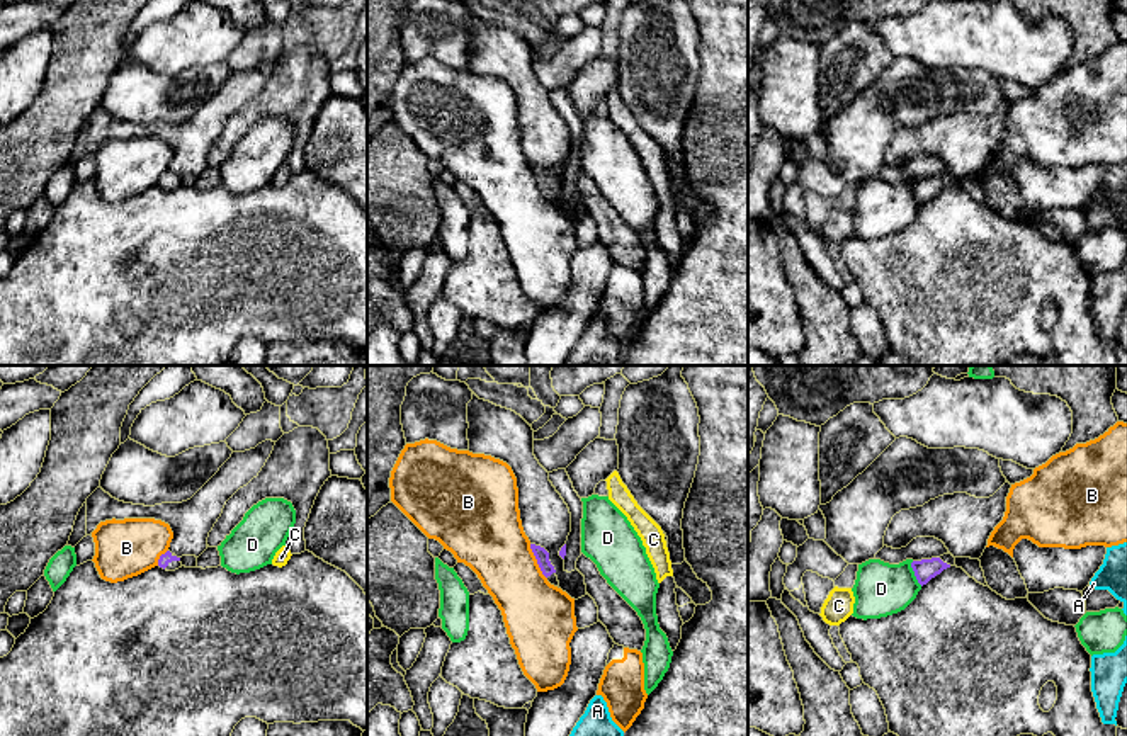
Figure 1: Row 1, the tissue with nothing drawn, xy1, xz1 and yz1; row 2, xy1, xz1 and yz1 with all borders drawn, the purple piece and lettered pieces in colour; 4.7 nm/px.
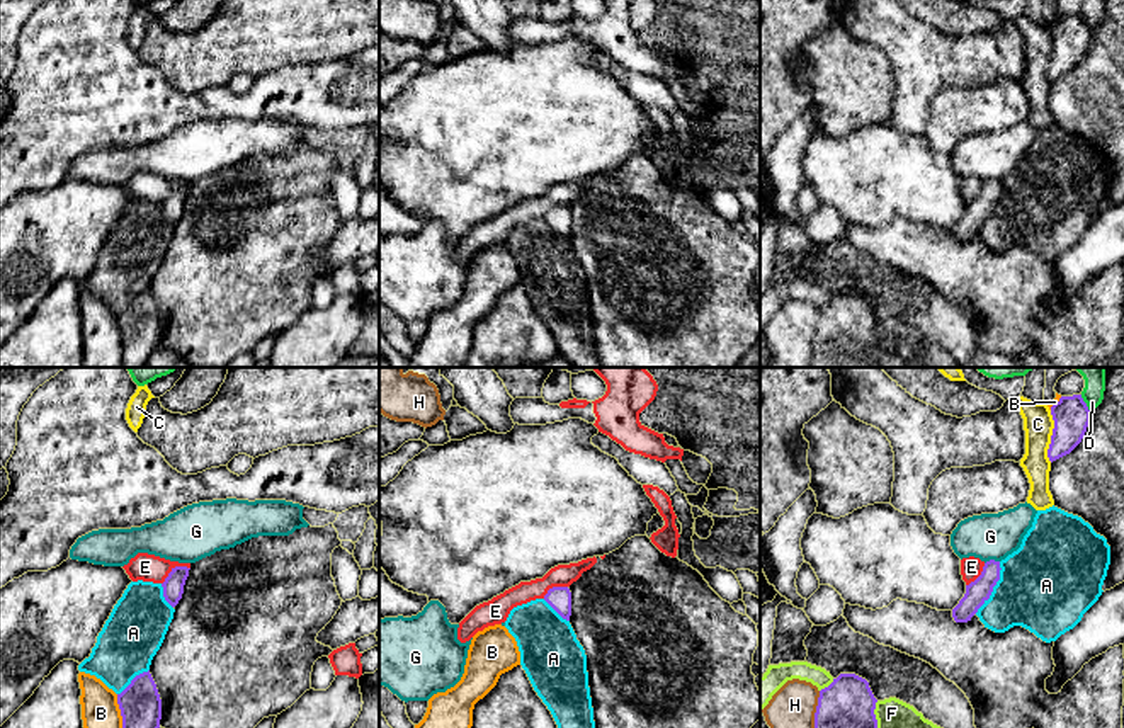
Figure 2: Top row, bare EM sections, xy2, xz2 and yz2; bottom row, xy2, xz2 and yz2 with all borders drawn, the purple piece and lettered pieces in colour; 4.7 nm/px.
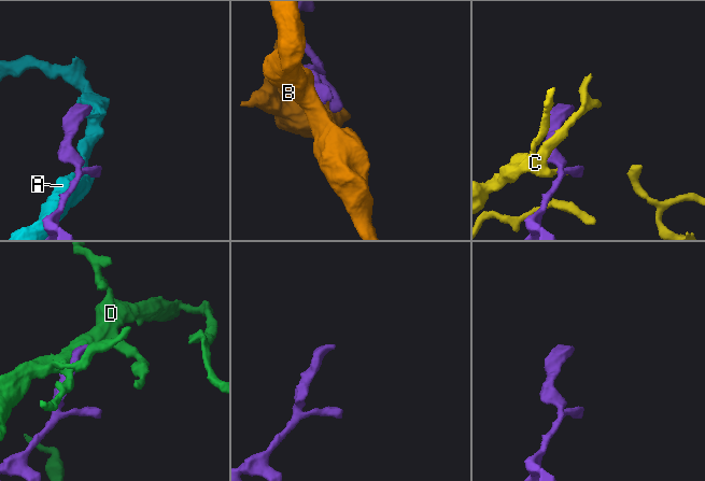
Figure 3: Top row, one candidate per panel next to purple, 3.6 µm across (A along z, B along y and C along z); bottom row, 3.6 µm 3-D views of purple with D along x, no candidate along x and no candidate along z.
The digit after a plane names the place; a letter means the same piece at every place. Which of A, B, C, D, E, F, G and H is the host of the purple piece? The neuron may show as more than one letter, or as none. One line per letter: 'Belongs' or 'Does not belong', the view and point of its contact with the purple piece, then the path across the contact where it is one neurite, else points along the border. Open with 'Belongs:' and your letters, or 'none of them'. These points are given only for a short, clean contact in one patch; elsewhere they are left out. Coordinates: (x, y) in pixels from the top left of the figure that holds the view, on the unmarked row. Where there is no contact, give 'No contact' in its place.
Belongs: none of them
A: Does not belong. Touches purple at yz2 (993, 204)
B: Does not belong. Touches purple at xy2 (123, 341)
C: Does not belong. Touches purple at yz2 (1051, 55)
D: Does not belong. Touches purple at yz1 (915, 192)
E: Does not belong. Touches purple at xy2 (174, 187). Boundary: xy2 (189, 186), (175, 186), (162, 203)
F: Does not belong. Touches purple at yz2 (828, 305)
G: Does not belong. Touches purple at yz2 (992, 179). Boundary: yz2 (999, 179), (985, 182)
H: Does not belong. Touches purple at yz2 (815, 339)

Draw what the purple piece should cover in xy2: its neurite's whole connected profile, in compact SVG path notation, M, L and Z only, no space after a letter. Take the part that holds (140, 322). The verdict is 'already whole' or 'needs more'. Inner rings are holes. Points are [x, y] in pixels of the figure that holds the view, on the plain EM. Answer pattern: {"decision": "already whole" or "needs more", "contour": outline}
{"decision": "already whole", "contour": "M150 289L136 294L117 313L117 323L122 335L121 367L145 367L148 357L160 347L162 338L162 318Z"}

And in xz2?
{"decision": "already whole", "contour": "M553 206L544 214L544 219L566 240L571 235L571 211L568 206Z"}

